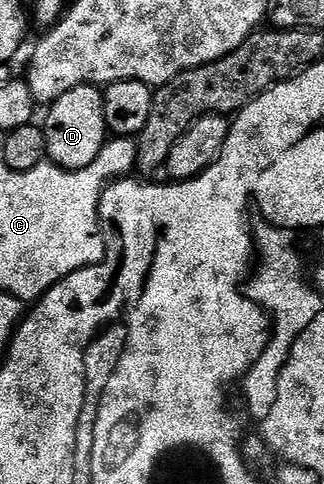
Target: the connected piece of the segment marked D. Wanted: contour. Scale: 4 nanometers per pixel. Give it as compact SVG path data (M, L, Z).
M82 84L69 90L69 94L61 94L61 98L57 98L46 112L47 121L42 121L41 127L45 134L50 163L71 172L92 164L109 139L103 113L102 91L96 85Z

